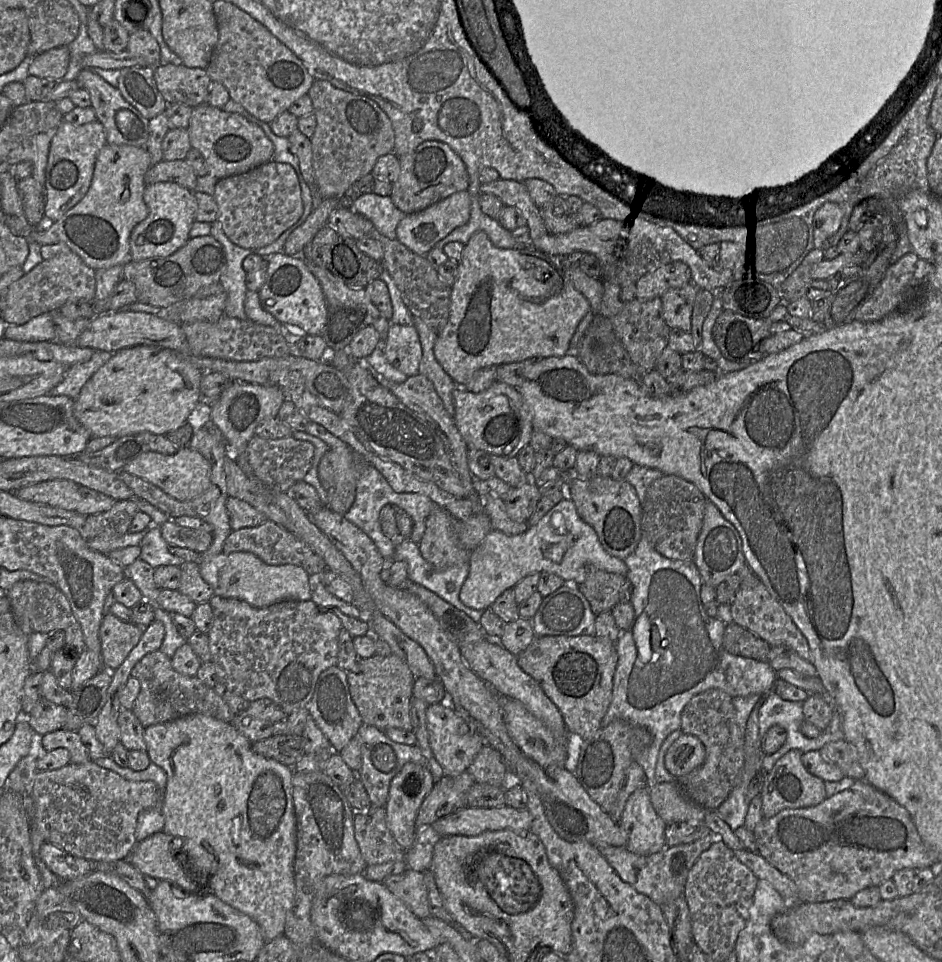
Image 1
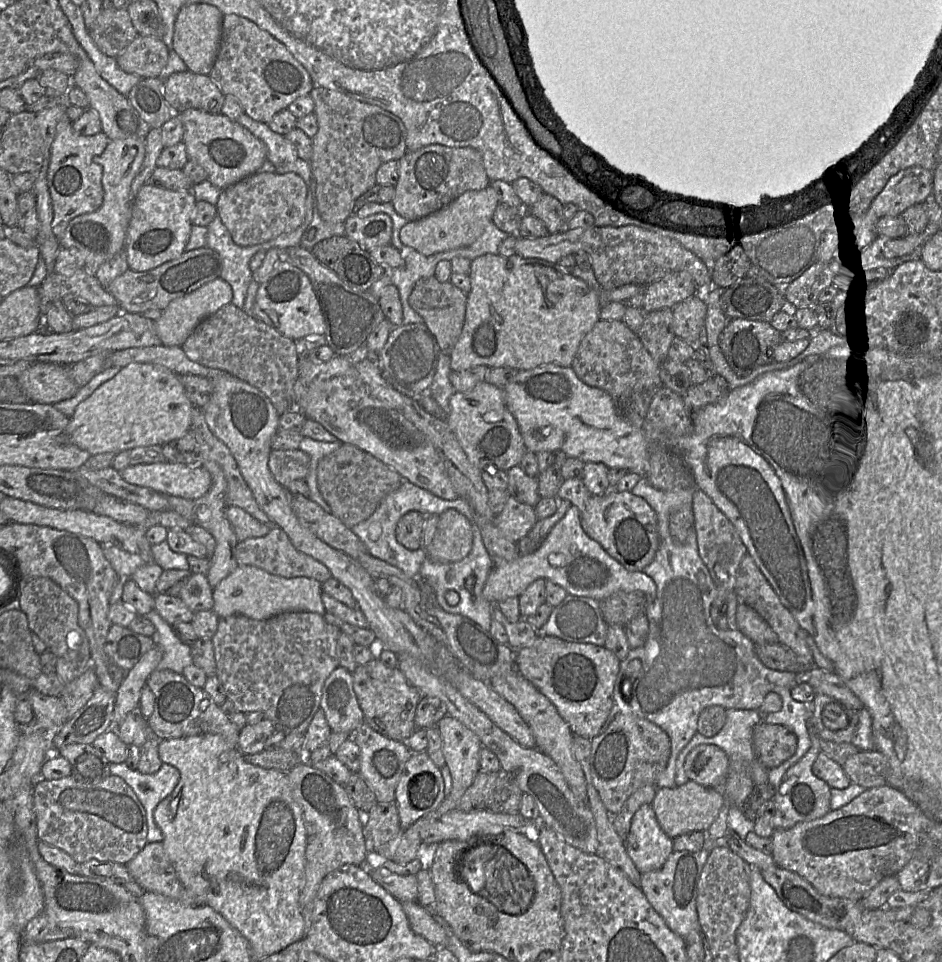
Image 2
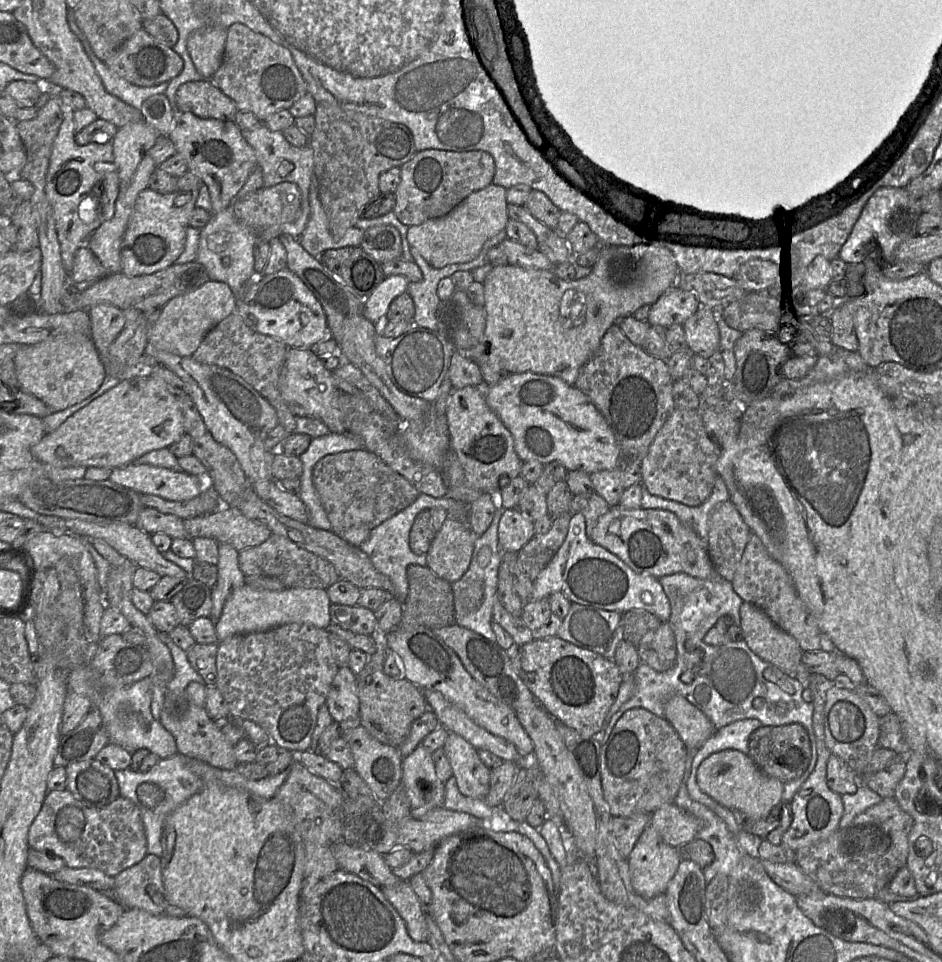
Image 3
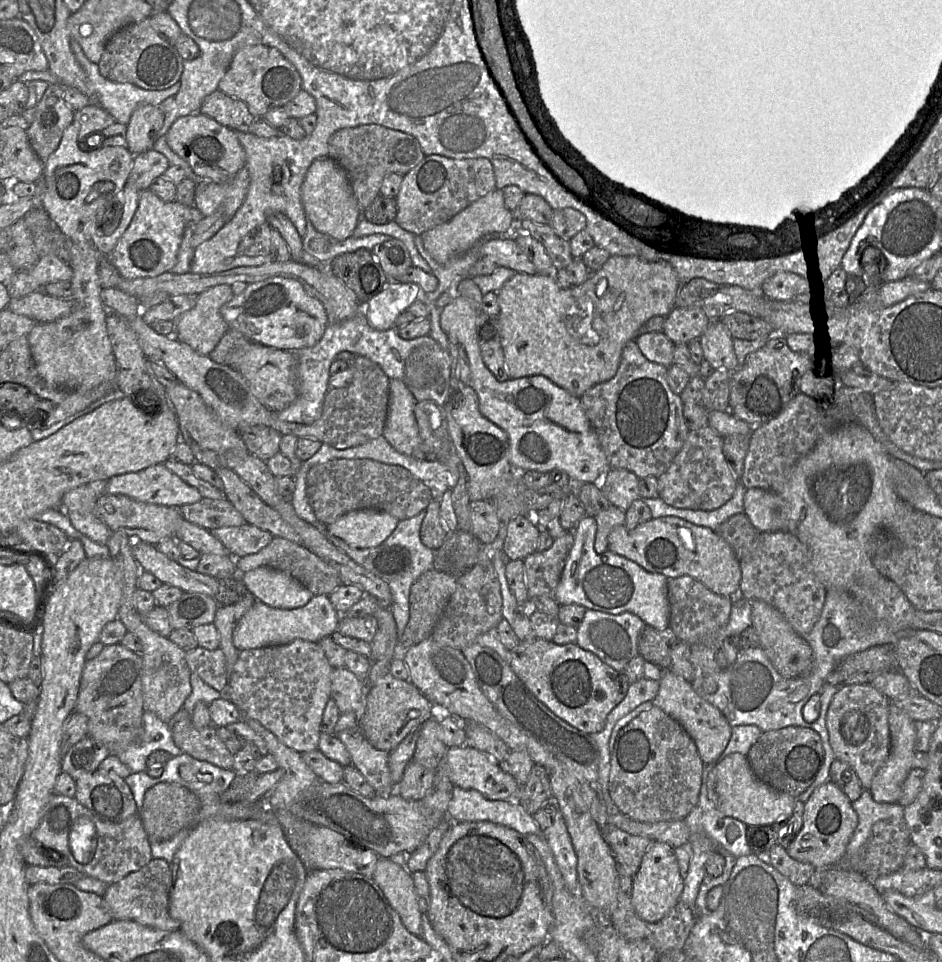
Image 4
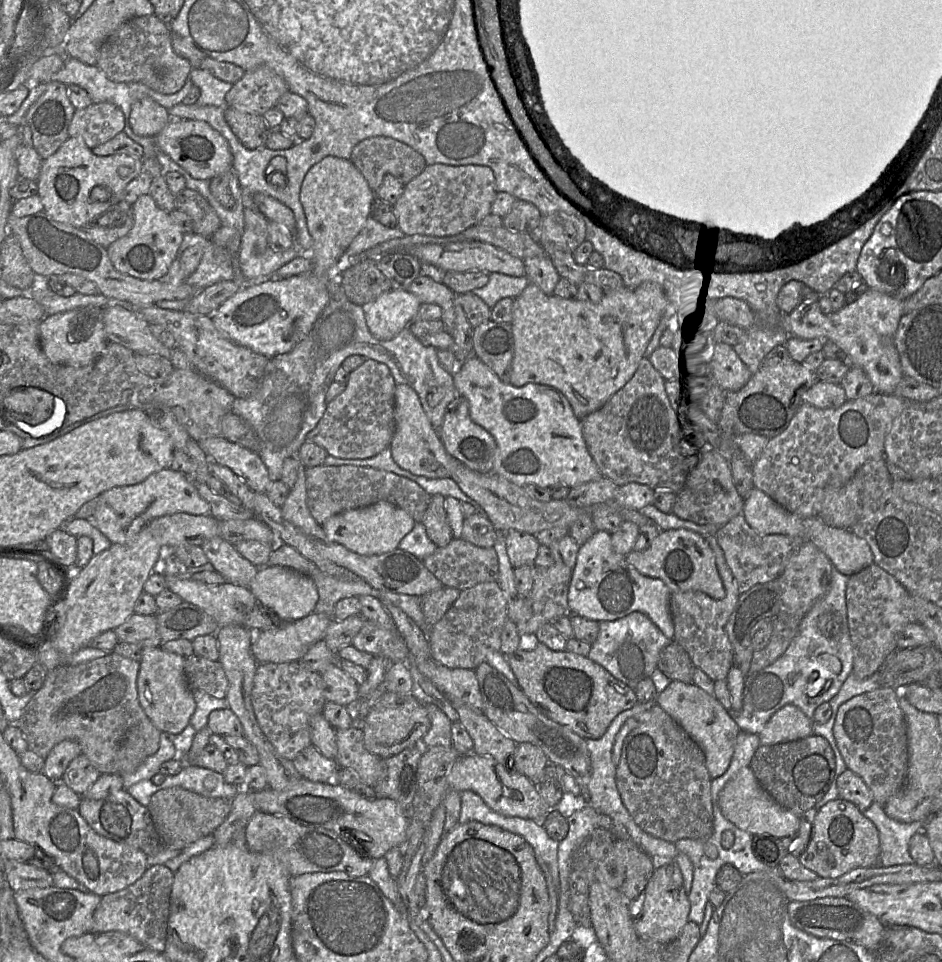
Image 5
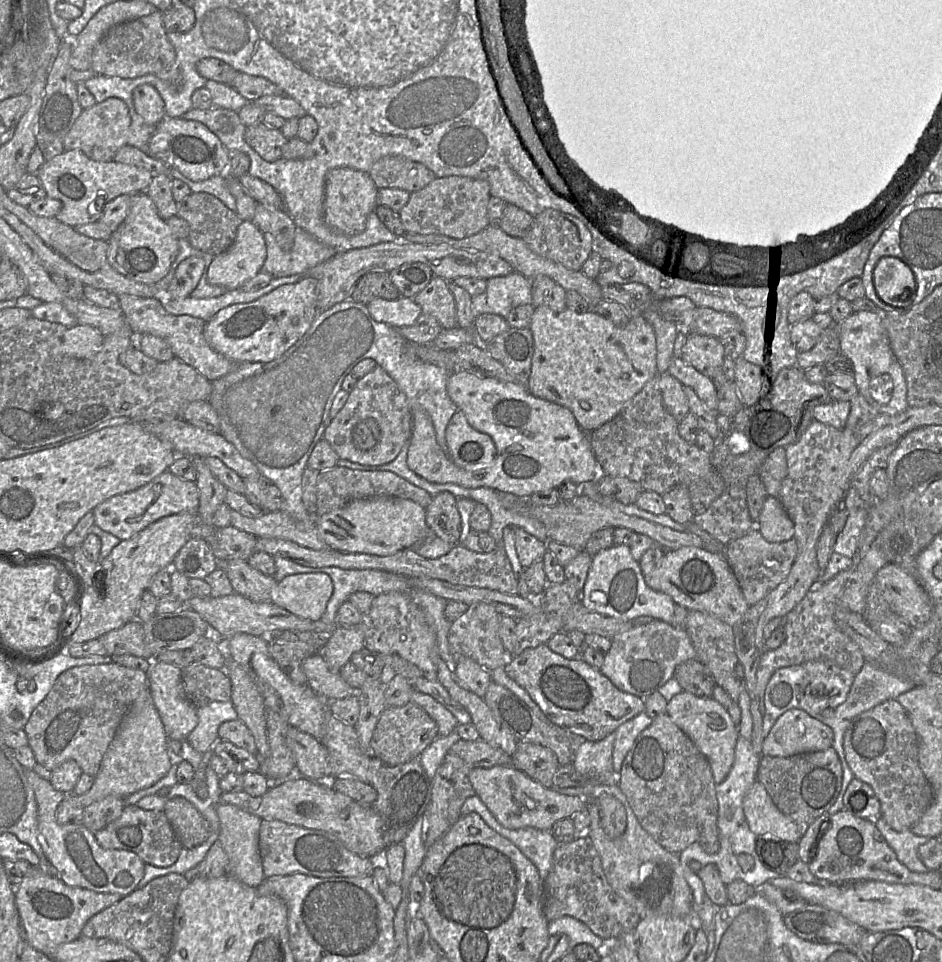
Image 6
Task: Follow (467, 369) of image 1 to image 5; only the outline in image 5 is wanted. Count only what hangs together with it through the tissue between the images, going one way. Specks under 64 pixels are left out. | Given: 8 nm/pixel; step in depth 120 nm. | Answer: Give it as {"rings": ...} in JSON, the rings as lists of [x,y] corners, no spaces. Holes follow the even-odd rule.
{"rings":[[[529,283],[514,299],[511,327],[514,337],[514,356],[510,384],[516,387],[528,383],[550,386],[569,401],[576,417],[582,420],[601,408],[633,377],[661,320],[669,313],[669,301],[662,288],[644,283],[635,289],[604,293],[599,303],[578,299],[562,299],[547,295]]]}

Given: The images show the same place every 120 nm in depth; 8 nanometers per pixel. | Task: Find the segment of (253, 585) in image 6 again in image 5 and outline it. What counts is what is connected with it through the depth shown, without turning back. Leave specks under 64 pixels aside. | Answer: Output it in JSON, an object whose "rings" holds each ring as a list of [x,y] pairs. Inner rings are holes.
{"rings":[[[221,537],[205,541],[201,548],[208,562],[227,582],[248,587],[258,572],[258,567],[243,558],[235,546]]]}

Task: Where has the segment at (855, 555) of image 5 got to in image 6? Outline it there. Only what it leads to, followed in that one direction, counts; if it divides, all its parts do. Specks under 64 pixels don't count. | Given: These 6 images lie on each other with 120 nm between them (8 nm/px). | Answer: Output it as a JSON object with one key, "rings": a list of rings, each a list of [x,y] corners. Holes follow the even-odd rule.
{"rings":[[[768,495],[754,528],[769,542],[786,542],[795,535],[795,526],[781,502]]]}

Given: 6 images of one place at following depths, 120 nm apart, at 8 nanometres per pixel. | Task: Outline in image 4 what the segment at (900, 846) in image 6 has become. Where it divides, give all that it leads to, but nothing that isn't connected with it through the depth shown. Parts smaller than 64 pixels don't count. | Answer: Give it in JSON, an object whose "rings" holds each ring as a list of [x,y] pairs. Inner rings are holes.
{"rings":[[[867,789],[852,802],[858,815],[858,825],[848,844],[848,853],[857,851],[871,836],[872,826],[881,820],[904,820],[904,808],[898,803],[881,803],[873,799]]]}

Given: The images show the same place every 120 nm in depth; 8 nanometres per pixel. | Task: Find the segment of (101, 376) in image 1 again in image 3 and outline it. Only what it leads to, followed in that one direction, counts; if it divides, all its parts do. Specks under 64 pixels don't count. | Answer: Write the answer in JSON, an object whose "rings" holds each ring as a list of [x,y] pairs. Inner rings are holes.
{"rings":[[[143,372],[133,378],[121,380],[115,387],[74,413],[55,431],[46,434],[34,445],[31,454],[37,461],[57,468],[83,466],[114,469],[127,466],[150,451],[168,448],[184,434],[183,414],[178,397],[168,390],[163,381]]]}

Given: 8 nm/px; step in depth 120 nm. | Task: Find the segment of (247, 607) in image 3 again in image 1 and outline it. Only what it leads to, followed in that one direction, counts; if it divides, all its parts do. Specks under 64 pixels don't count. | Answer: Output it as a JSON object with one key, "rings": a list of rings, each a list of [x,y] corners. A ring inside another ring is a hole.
{"rings":[[[222,552],[210,559],[202,558],[199,569],[202,578],[212,587],[215,595],[237,598],[257,608],[282,600],[311,600],[309,574],[302,567],[291,564],[268,565],[250,552]]]}

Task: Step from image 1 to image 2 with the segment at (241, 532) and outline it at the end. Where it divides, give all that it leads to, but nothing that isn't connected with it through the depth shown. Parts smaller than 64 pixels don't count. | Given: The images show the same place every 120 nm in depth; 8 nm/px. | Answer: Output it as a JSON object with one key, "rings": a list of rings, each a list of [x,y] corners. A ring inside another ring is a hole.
{"rings":[[[271,525],[270,531],[263,537],[238,542],[235,559],[238,565],[254,566],[284,578],[307,577],[323,583],[332,577],[330,570],[324,564],[296,549],[286,532],[276,525]]]}

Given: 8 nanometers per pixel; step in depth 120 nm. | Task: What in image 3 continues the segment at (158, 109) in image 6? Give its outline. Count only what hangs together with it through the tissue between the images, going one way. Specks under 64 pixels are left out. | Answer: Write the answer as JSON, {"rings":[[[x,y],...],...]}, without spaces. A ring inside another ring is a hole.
{"rings":[[[143,119],[120,127],[112,139],[120,188],[132,180],[141,160],[154,147],[158,132]]]}

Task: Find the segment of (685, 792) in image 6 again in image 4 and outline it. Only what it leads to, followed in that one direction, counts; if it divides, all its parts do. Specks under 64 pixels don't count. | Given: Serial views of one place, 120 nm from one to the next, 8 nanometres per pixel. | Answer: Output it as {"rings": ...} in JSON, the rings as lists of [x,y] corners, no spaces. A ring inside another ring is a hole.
{"rings":[[[654,706],[618,733],[611,749],[609,791],[619,812],[636,821],[685,820],[698,804],[703,771],[694,740],[675,719]]]}

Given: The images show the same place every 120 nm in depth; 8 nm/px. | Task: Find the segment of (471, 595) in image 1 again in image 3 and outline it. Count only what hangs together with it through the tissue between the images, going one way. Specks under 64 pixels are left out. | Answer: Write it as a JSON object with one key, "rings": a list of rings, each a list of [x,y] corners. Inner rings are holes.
{"rings":[[[576,512],[571,517],[567,537],[534,581],[532,599],[547,598],[555,592],[563,593],[572,603],[624,613],[643,609],[654,614],[662,623],[671,615],[669,599],[659,579],[646,573],[638,573],[606,548],[595,544],[586,532],[585,517]]]}

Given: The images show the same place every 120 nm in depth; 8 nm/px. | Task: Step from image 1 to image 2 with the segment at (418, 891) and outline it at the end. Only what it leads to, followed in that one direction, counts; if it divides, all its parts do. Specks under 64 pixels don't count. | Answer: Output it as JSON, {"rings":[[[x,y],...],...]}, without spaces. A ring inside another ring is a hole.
{"rings":[[[369,869],[373,880],[400,902],[418,902],[416,875],[398,875],[386,869]]]}

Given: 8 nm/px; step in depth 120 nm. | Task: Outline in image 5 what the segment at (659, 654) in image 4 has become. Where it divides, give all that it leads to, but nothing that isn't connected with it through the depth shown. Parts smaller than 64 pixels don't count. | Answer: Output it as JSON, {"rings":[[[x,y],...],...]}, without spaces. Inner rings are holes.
{"rings":[[[672,639],[660,654],[658,669],[670,680],[690,684],[693,683],[696,666],[685,649]]]}

